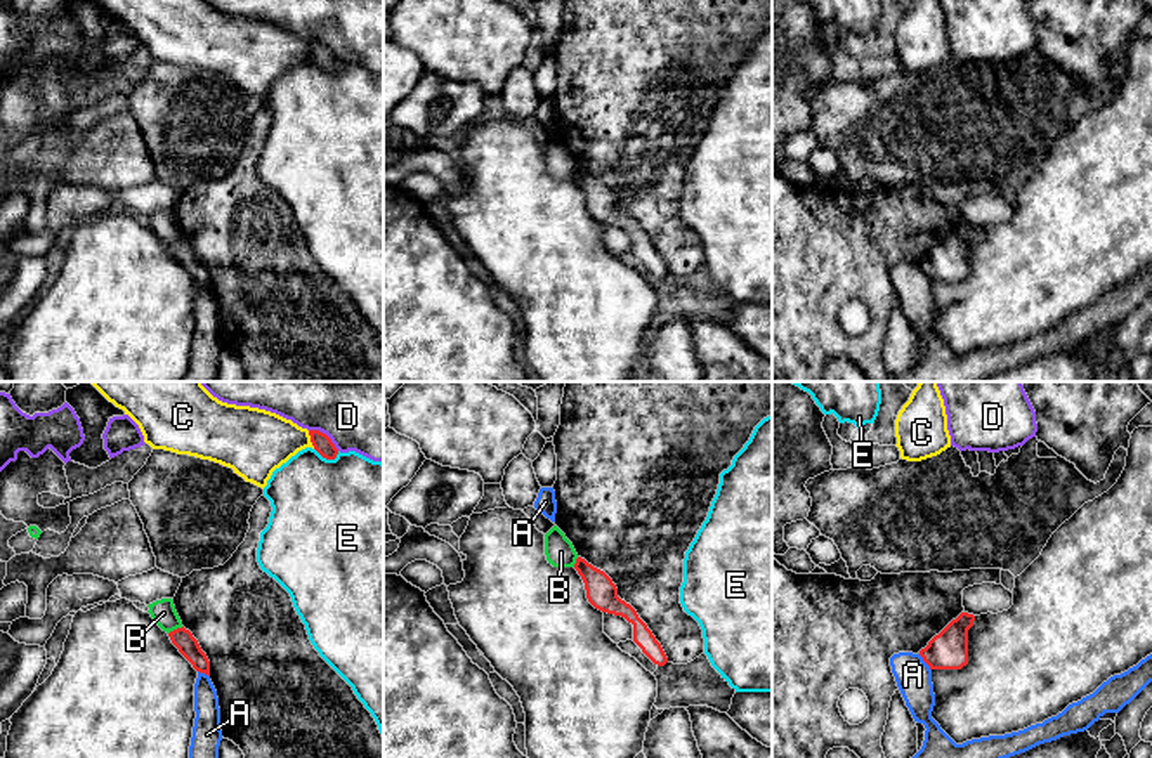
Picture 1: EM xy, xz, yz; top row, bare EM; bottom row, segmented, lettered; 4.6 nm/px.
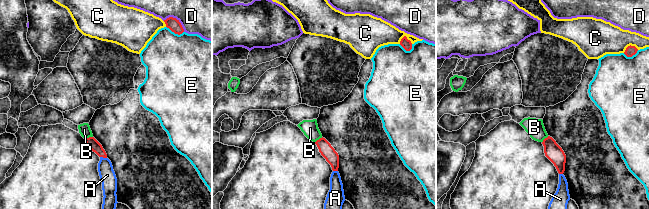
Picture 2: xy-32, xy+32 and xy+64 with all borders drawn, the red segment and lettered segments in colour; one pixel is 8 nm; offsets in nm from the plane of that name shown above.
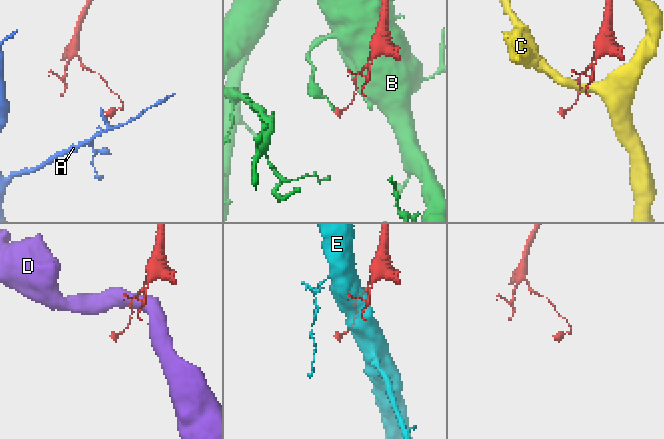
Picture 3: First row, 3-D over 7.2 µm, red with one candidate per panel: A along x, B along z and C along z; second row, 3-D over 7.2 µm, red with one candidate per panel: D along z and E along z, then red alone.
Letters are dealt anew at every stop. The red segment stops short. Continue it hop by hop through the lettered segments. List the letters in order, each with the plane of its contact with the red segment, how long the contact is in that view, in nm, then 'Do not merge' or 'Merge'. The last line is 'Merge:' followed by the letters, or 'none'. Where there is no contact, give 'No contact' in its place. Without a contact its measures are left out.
A: Touches red in yz. Shared border 100 nm. Do not merge
B: Touches red in xy. Shared border 80 nm. Do not merge
C: Touches red in xy. Shared border 90 nm. Do not merge
D: Touches red in xy. Shared border 170 nm. Do not merge
E: Touches red in xy. Shared border 120 nm. Do not merge
Merge: none

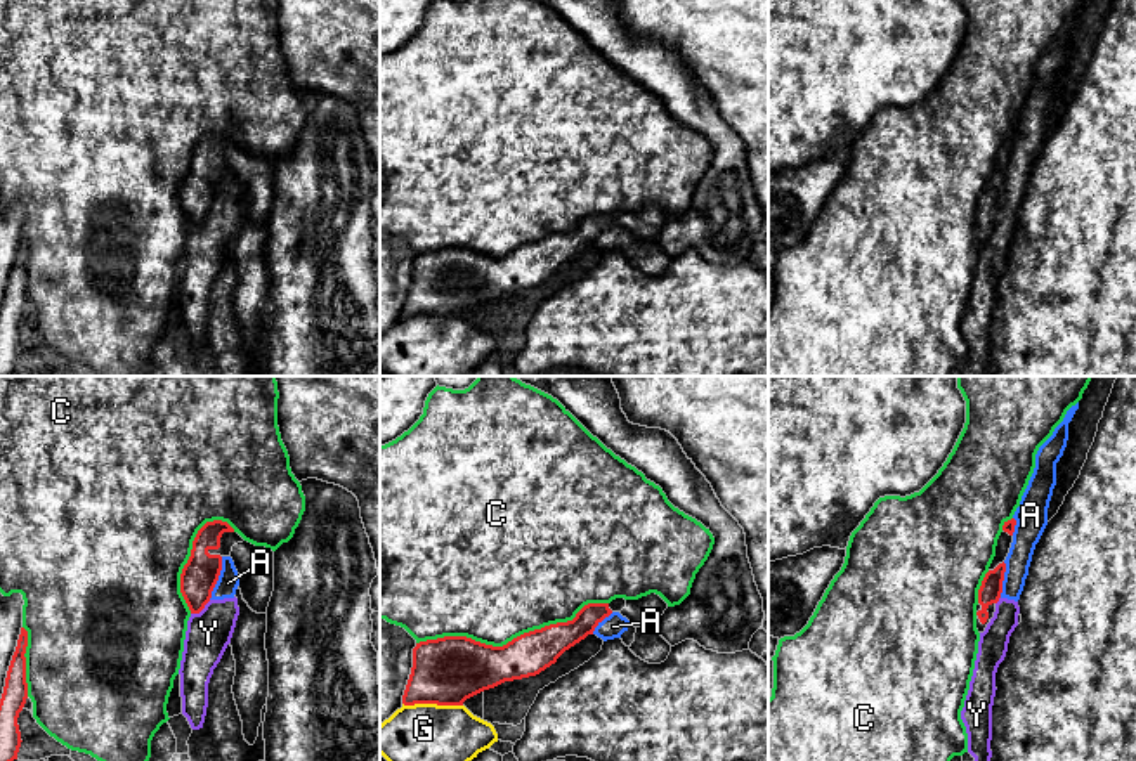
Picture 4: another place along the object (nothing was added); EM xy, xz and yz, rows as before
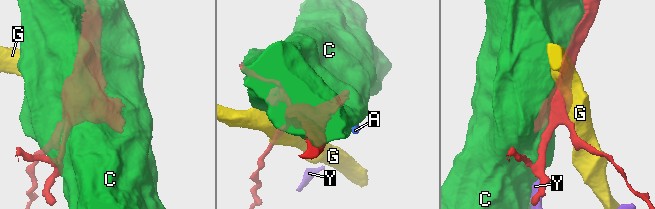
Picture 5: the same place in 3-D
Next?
A: Touches red in xy. Shared border 220 nm. Do not merge
C: Touches red in xz. Shared border 900 nm. Do not merge
G: Touches red in xz. Shared border 280 nm. Do not merge
Y: Touches red in xy. Shared border 120 nm. Do not merge
Merge: none

